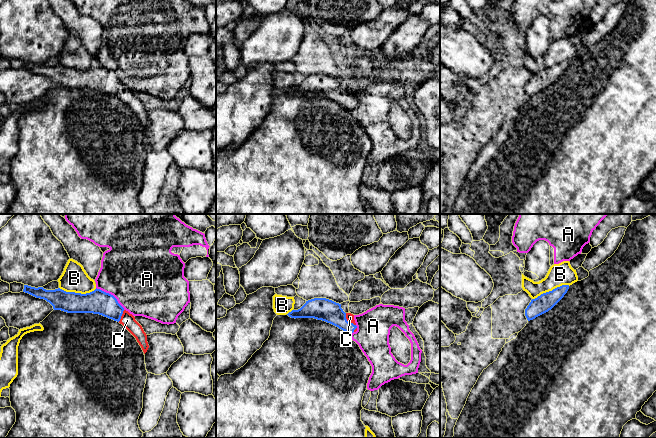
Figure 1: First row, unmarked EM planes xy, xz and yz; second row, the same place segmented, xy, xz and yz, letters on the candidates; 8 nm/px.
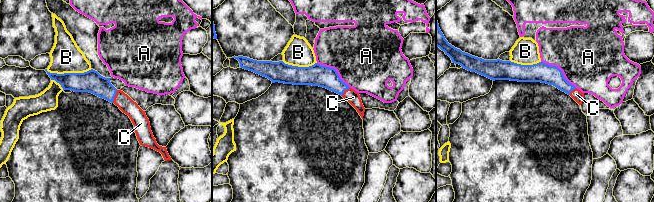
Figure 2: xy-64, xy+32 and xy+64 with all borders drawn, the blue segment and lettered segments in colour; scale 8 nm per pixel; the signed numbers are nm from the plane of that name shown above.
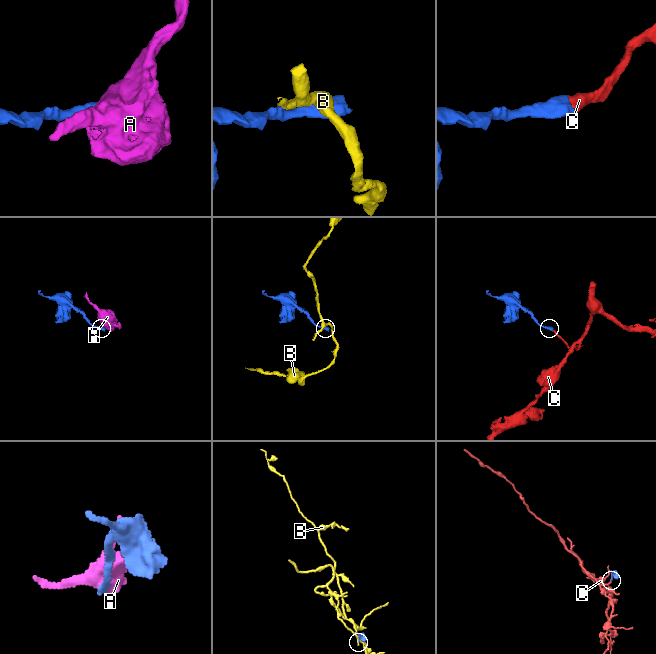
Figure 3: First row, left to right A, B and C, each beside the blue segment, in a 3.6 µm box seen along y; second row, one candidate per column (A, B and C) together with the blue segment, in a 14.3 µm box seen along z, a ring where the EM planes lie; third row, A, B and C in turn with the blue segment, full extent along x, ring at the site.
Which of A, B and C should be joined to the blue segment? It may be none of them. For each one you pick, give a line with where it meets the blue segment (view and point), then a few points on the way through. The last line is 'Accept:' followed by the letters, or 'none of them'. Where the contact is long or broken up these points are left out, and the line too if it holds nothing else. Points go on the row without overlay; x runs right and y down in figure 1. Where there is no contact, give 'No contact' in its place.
C: Touches blue at xz (347, 97). Path across: xz (323, 85), (347, 97), (350, 93)
Accept: C

